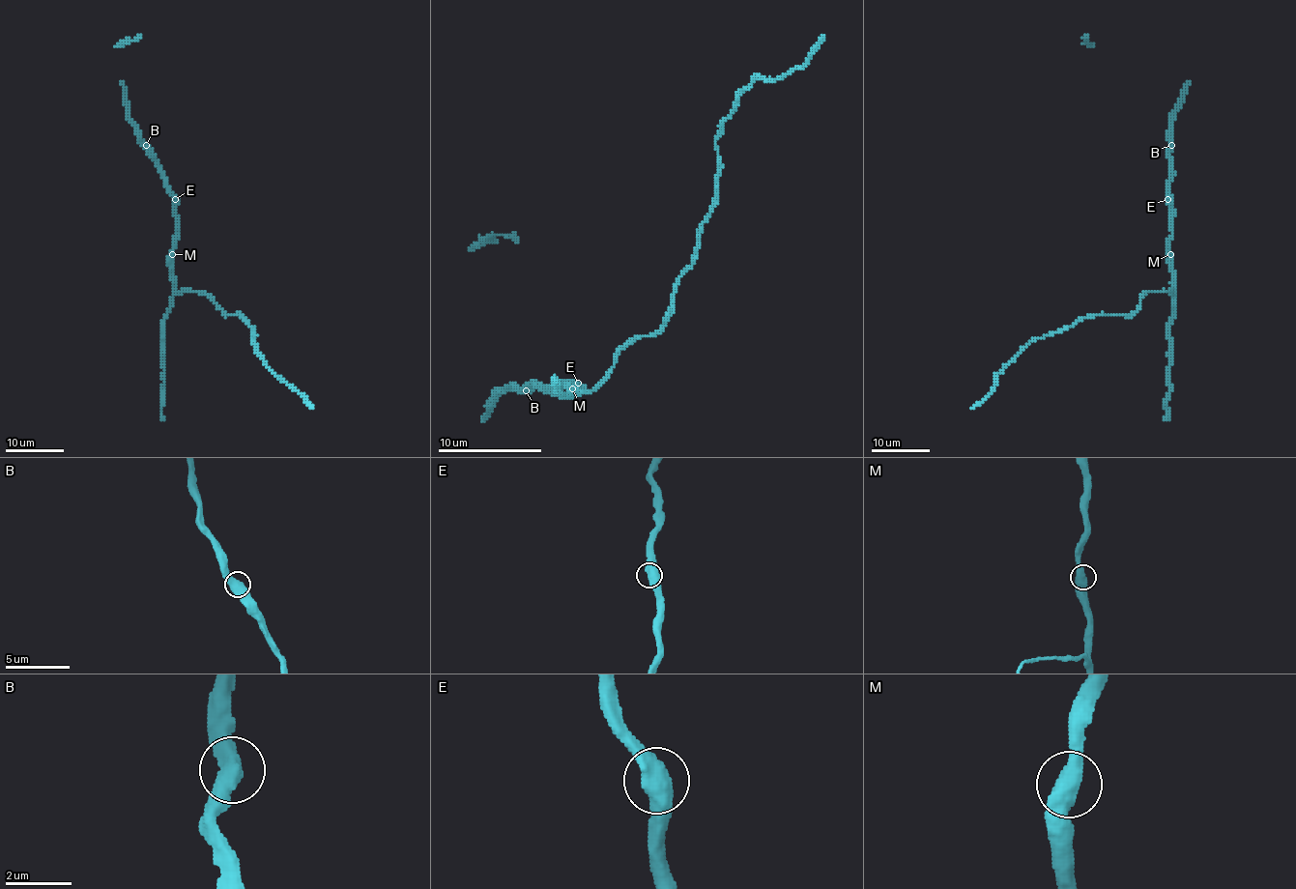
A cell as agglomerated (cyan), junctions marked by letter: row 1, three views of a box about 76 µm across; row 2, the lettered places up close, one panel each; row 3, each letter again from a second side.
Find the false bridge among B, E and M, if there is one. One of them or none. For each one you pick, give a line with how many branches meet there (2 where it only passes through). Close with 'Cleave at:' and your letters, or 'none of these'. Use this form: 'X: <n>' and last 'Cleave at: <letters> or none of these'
Cleave at: none of these

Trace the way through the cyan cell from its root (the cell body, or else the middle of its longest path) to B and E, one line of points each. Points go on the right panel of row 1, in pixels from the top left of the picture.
B: (1171, 265), (1168, 250), (1171, 234), (1168, 148), (1171, 145)
E: (1171, 265), (1168, 250), (1171, 203), (1167, 199)

